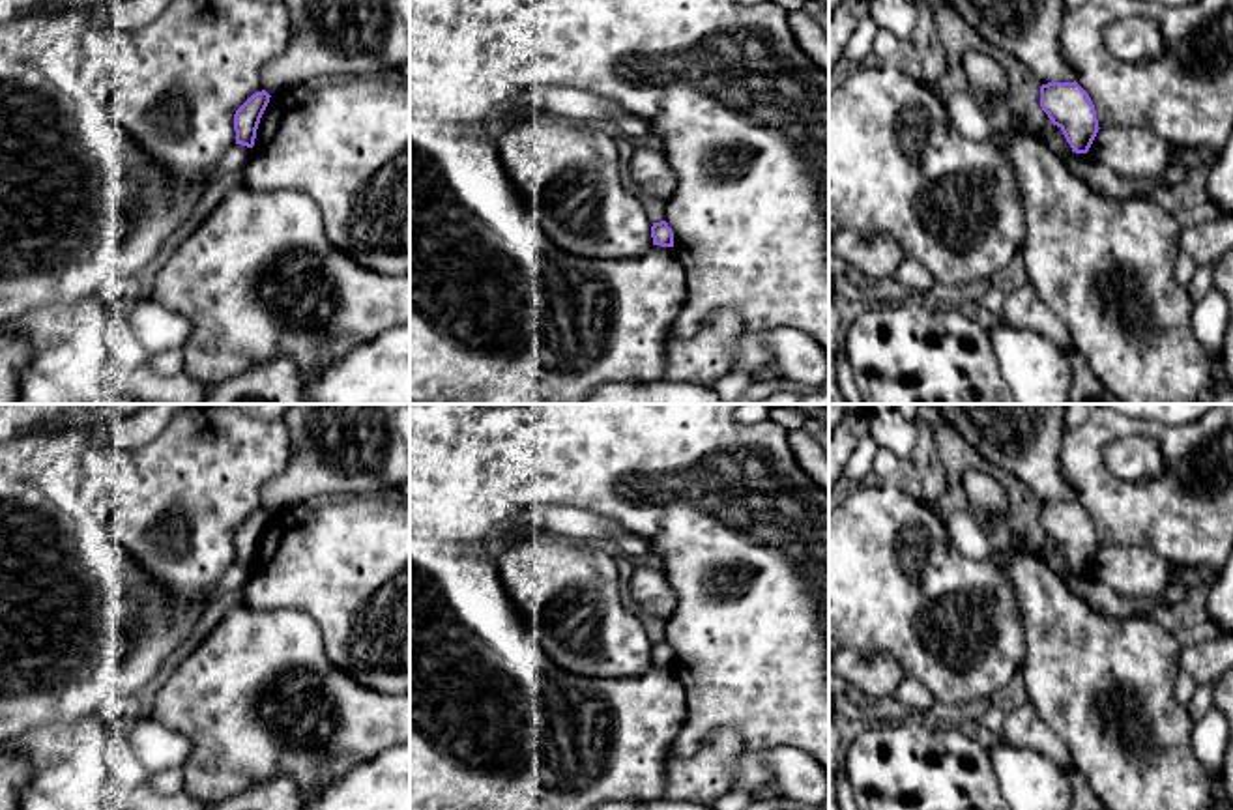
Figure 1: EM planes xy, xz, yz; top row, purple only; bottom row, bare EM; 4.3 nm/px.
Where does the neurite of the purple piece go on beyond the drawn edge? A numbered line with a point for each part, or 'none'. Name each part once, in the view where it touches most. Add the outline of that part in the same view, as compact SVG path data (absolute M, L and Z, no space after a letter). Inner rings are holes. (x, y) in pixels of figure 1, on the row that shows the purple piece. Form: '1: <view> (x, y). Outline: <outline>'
none

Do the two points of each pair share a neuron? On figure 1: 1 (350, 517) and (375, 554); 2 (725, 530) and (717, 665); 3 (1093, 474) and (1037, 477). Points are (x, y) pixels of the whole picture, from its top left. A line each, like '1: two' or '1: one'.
1: one
2: one
3: two

